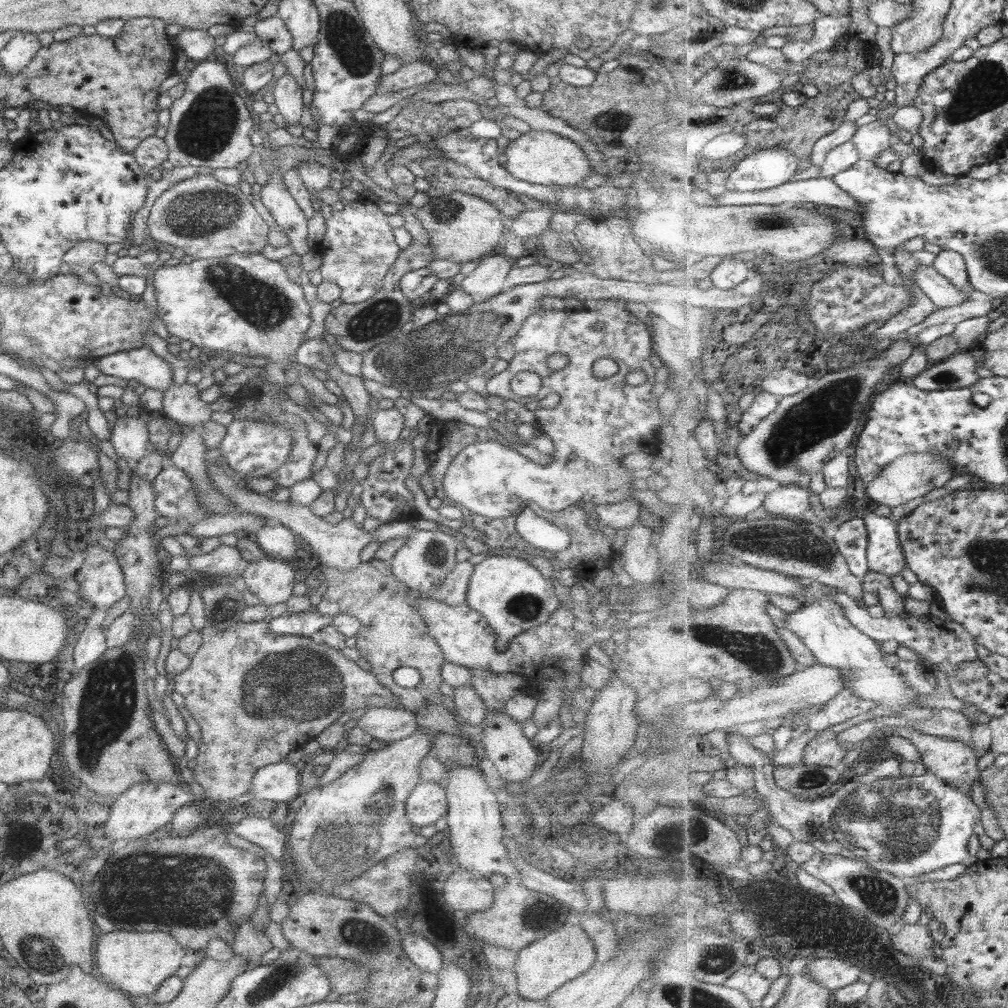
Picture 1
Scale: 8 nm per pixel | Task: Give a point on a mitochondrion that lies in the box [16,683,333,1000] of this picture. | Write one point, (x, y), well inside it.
(158, 890)

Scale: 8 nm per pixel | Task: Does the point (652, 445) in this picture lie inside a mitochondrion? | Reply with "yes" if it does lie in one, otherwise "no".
no

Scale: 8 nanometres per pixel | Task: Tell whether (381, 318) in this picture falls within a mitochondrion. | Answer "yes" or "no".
yes

